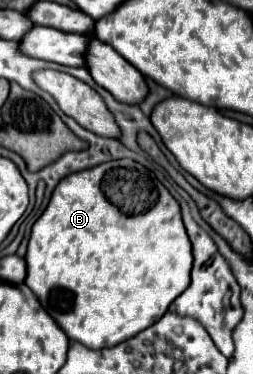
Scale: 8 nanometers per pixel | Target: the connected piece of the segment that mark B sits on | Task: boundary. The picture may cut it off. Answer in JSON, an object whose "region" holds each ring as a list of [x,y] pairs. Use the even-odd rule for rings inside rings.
{"region":[[[129,158],[123,160],[113,160],[113,162],[103,162],[95,168],[87,168],[75,174],[69,174],[59,182],[59,186],[53,190],[53,196],[49,200],[49,206],[41,214],[41,218],[33,224],[31,238],[29,238],[29,248],[27,248],[27,278],[25,284],[33,290],[33,294],[39,298],[41,306],[49,312],[49,316],[65,330],[65,334],[71,340],[77,340],[85,344],[87,348],[101,350],[109,346],[117,346],[119,342],[125,342],[127,338],[133,338],[141,330],[149,328],[155,324],[169,308],[169,304],[189,286],[191,282],[191,266],[193,266],[193,254],[191,254],[191,242],[185,232],[183,220],[181,220],[181,208],[179,202],[169,194],[169,190],[155,178],[151,170],[147,170],[143,164],[133,162]]]}

